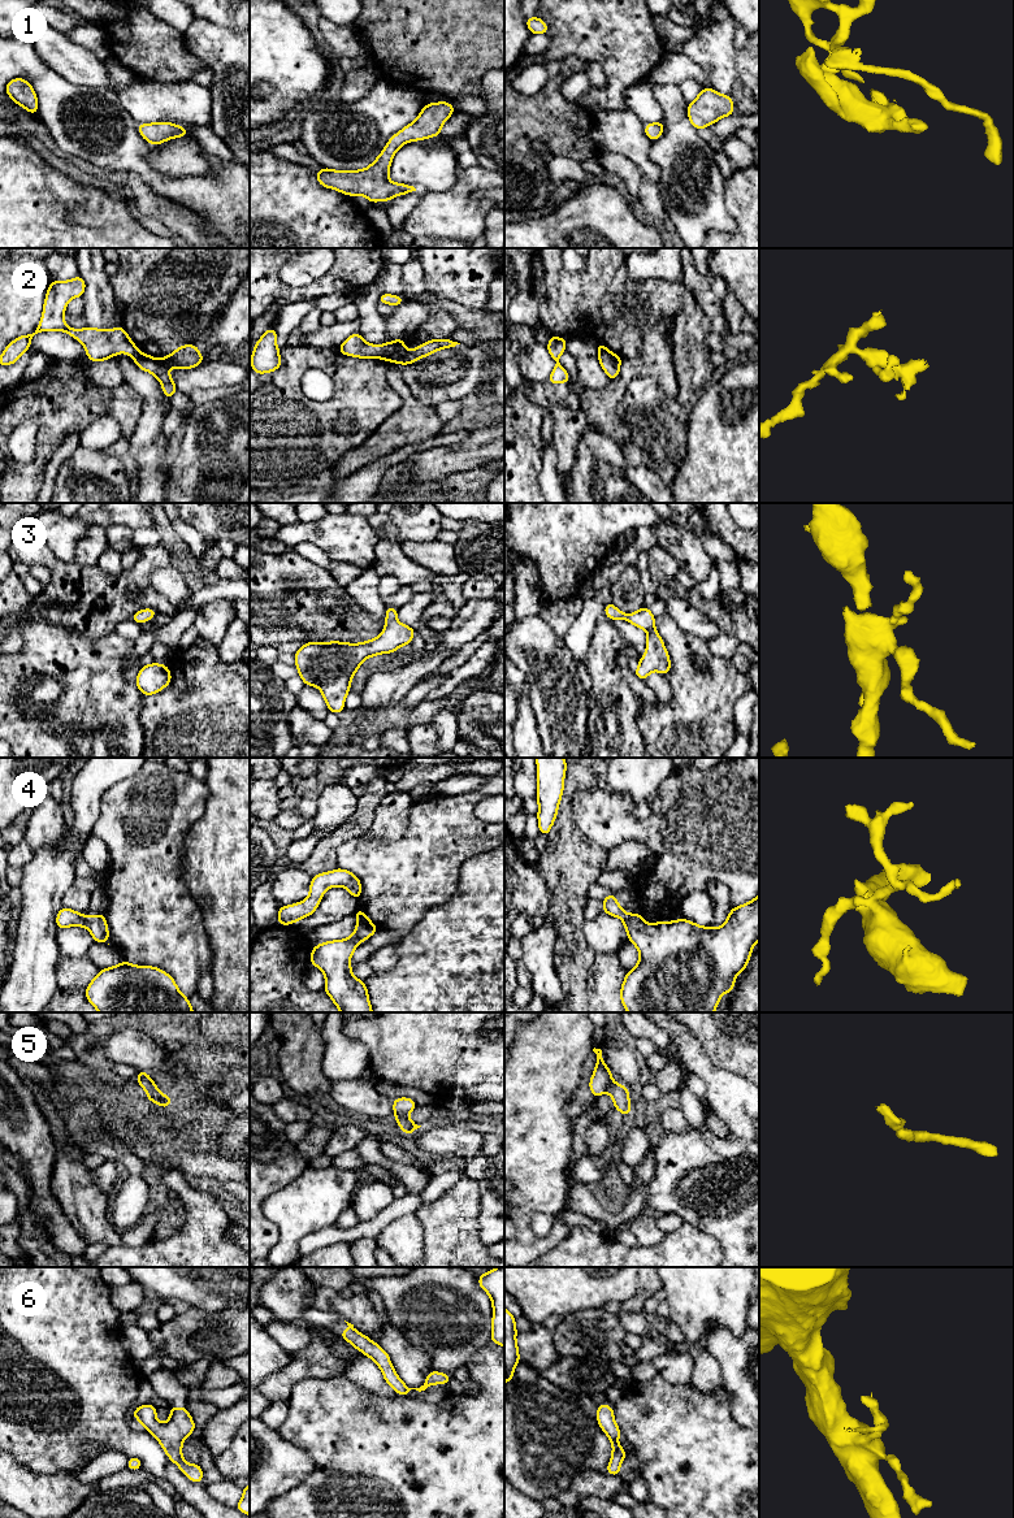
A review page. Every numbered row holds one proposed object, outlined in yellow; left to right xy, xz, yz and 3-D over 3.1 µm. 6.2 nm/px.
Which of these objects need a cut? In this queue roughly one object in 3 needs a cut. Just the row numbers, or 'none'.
2

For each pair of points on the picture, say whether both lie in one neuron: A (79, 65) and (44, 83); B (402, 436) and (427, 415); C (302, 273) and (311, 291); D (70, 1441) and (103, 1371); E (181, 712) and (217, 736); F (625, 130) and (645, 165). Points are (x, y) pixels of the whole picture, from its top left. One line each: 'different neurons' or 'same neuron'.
A: different neurons
B: same neuron
C: different neurons
D: same neuron
E: same neuron
F: same neuron

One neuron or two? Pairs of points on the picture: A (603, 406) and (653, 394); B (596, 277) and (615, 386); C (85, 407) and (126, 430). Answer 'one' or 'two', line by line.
A: two
B: two
C: one

